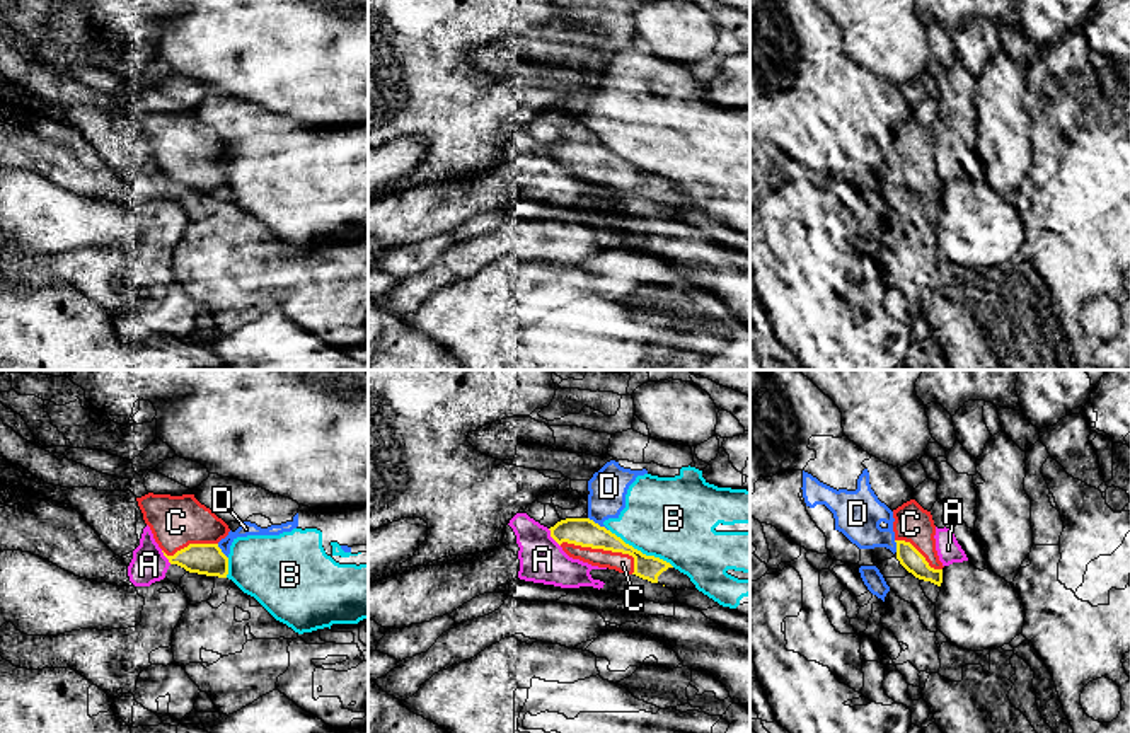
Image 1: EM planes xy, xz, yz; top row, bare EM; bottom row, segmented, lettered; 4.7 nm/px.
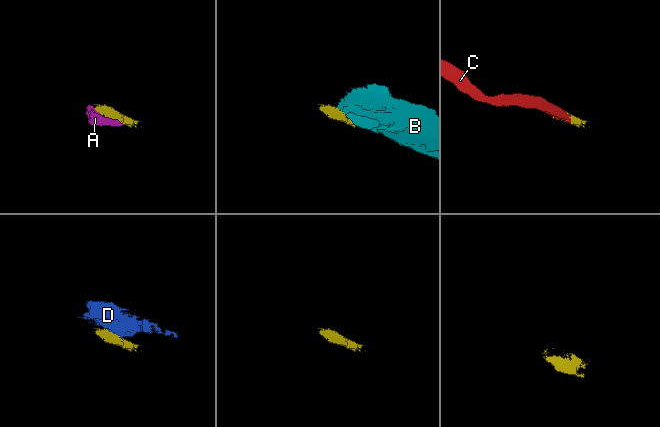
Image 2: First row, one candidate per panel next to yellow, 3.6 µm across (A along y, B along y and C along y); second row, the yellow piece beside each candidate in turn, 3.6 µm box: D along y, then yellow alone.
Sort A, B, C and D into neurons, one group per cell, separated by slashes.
A / B D / C

